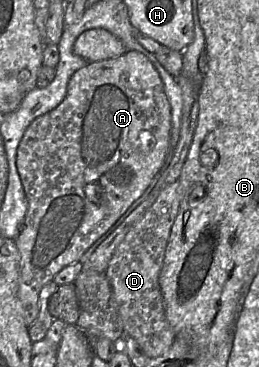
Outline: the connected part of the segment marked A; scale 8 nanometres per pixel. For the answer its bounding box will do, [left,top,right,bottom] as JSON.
[16,50,171,327]

